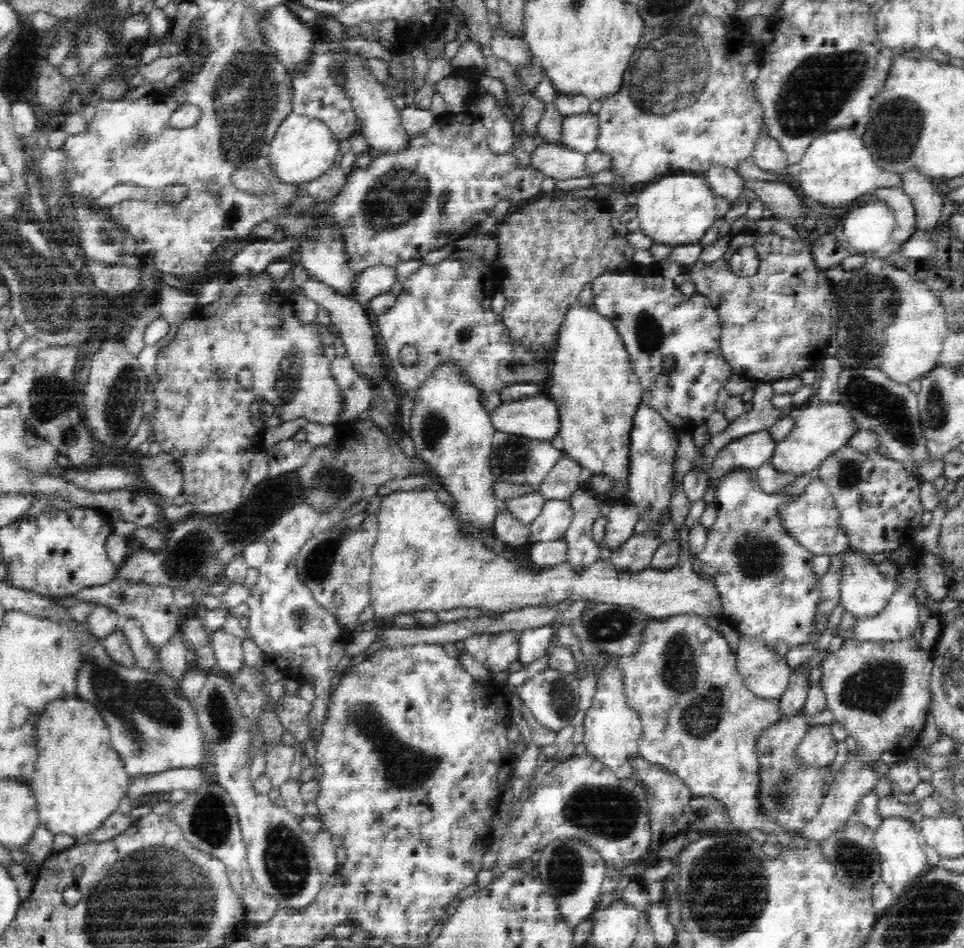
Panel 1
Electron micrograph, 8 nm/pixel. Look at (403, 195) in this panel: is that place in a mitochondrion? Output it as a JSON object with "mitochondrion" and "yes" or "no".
{"mitochondrion":"yes"}

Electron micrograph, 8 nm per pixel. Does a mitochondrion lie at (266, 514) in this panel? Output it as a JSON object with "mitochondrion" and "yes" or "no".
{"mitochondrion":"no"}

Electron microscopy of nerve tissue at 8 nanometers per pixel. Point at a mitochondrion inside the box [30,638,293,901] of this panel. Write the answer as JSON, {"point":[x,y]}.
{"point":[123,700]}

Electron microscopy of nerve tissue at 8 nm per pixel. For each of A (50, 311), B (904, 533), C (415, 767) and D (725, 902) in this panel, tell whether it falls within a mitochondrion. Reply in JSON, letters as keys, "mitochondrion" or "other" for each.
{"A":"mitochondrion","B":"other","C":"mitochondrion","D":"mitochondrion"}

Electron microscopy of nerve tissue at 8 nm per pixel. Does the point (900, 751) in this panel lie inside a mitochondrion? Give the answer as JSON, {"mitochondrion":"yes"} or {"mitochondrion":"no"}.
{"mitochondrion":"no"}

